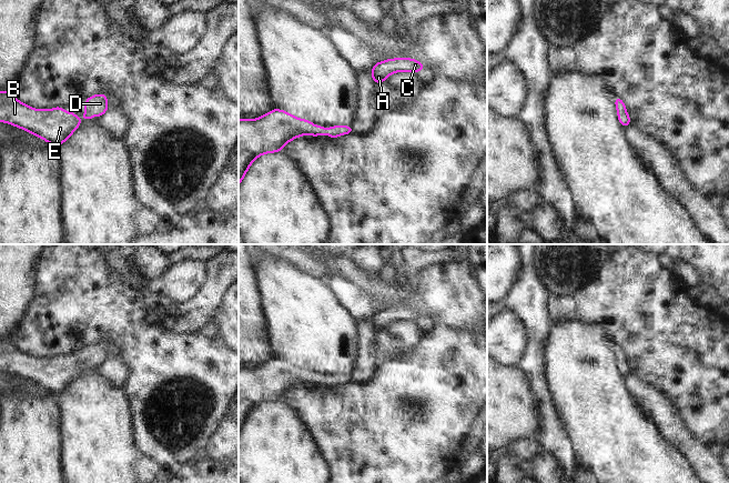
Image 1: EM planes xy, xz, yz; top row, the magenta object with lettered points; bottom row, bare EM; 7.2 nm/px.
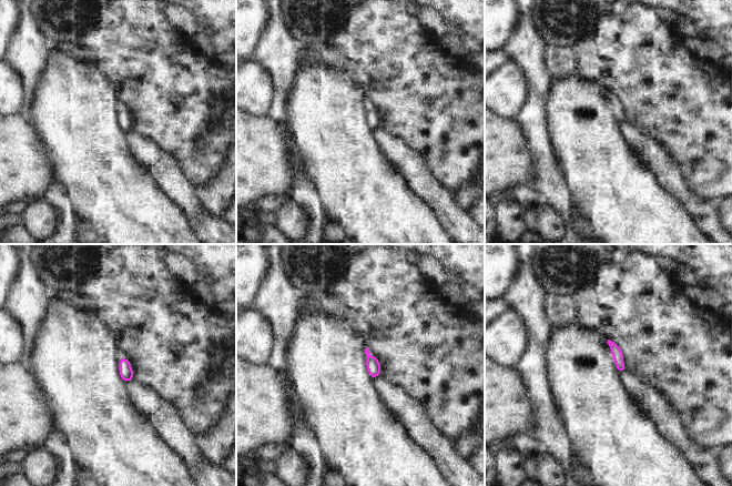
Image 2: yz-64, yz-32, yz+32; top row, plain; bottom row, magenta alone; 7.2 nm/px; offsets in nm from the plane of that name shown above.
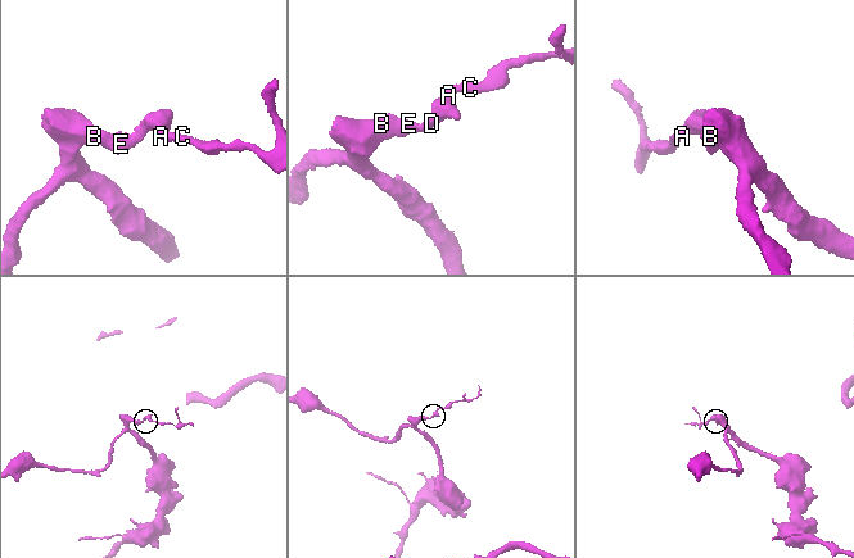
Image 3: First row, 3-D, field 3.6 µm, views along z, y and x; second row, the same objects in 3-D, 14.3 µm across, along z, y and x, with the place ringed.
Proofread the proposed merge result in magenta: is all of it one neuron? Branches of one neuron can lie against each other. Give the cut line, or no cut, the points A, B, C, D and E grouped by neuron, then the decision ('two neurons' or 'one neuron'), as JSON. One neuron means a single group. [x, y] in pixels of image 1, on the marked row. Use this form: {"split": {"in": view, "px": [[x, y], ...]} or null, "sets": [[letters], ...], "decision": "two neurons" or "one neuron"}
{"split": null, "sets": [["A", "B", "C", "D", "E"]], "decision": "one neuron"}

